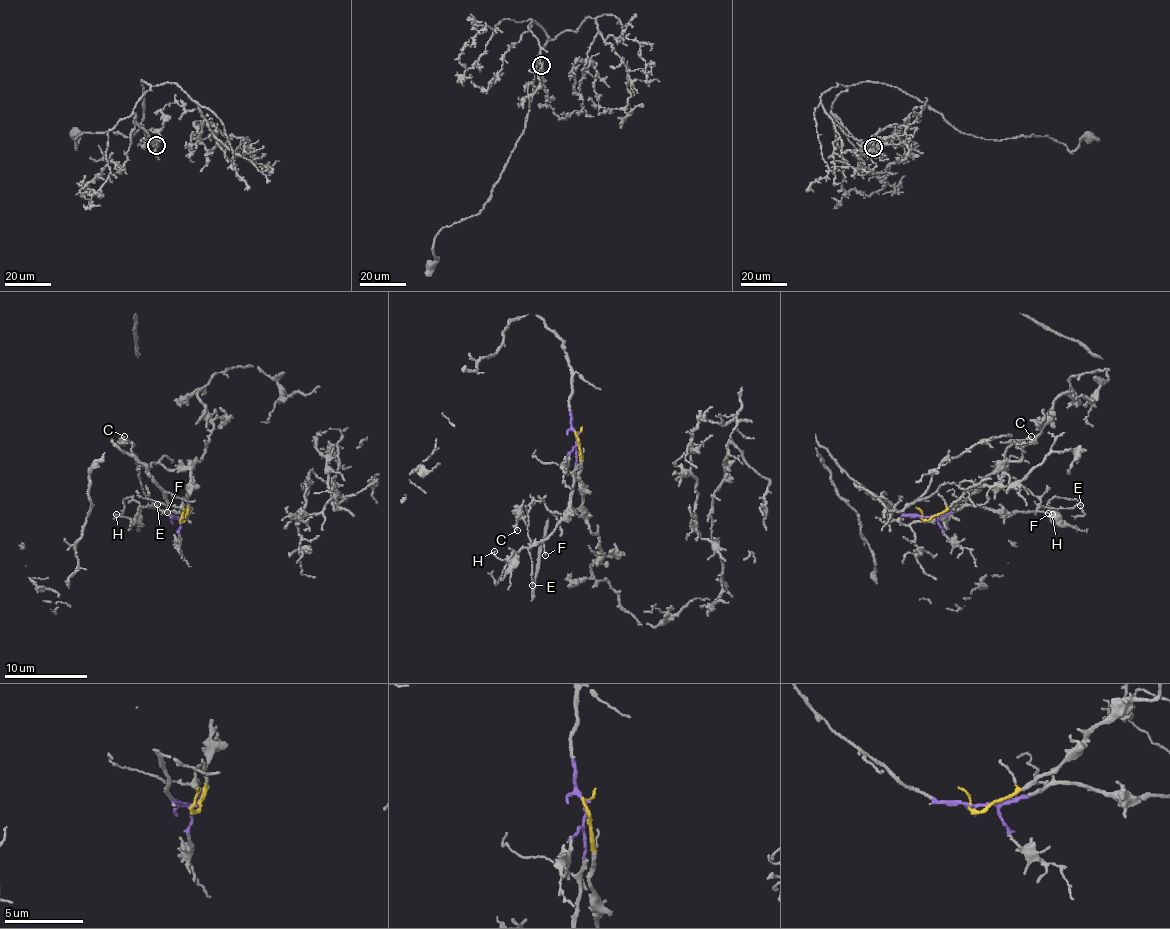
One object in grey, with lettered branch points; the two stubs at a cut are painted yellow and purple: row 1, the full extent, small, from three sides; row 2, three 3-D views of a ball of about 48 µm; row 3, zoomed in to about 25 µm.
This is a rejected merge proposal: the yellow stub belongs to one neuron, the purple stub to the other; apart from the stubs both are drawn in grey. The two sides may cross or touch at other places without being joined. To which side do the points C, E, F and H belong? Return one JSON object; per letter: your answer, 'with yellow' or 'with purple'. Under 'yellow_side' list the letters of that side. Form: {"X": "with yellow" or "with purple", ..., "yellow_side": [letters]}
{"C": "with yellow", "E": "with purple", "F": "with purple", "H": "with purple", "yellow_side": ["C"]}

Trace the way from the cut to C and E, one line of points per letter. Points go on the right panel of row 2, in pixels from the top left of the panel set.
C: (926, 519), (952, 509), (992, 473), (1008, 469), (1005, 462), (997, 466), (1007, 449), (1016, 441), (1031, 437)
E: (926, 517), (949, 515), (964, 506), (1032, 512), (1042, 506), (1081, 506)

